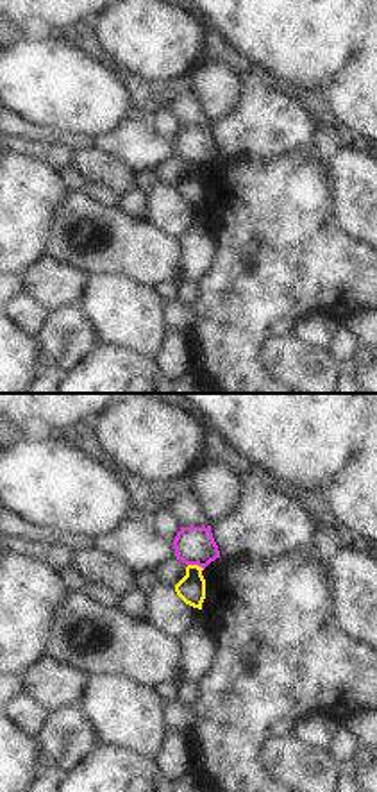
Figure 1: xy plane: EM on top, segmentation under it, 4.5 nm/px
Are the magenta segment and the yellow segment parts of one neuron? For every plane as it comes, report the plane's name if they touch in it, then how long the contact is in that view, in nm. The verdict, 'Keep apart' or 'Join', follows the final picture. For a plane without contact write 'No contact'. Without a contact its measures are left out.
Touches magenta in xy. Shared border 80 nm.

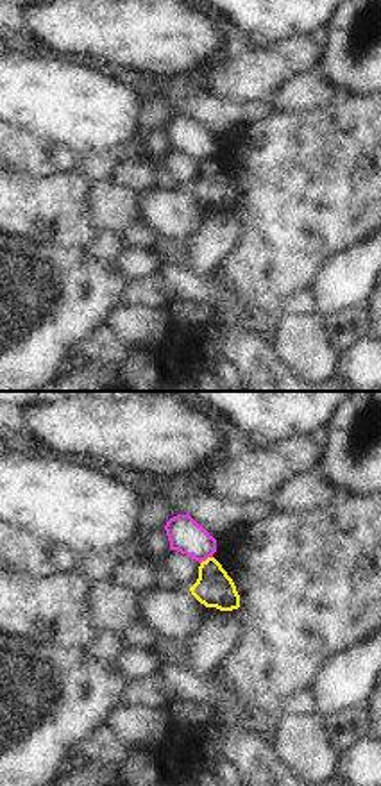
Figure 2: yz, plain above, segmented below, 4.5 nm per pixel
Touches magenta in yz. Shared border 70 nm.

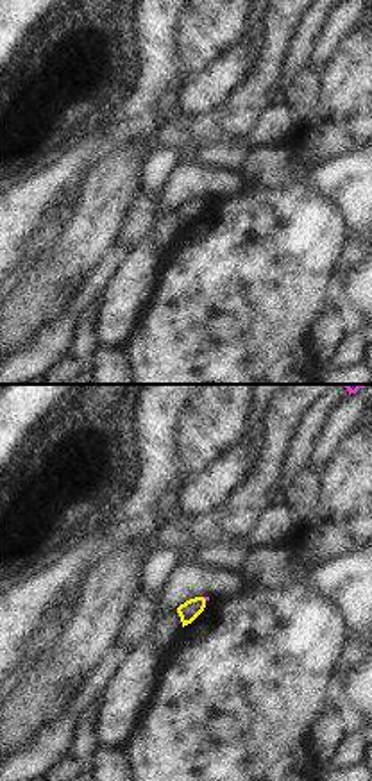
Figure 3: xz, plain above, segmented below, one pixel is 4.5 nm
No contact.

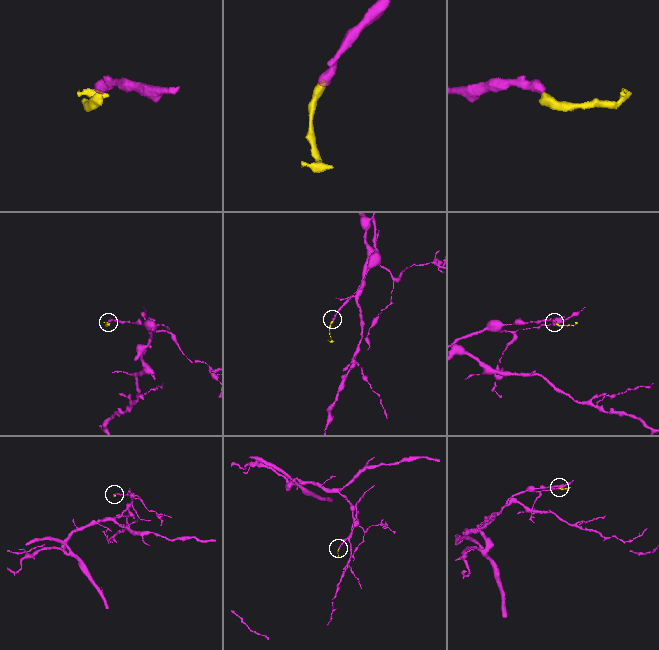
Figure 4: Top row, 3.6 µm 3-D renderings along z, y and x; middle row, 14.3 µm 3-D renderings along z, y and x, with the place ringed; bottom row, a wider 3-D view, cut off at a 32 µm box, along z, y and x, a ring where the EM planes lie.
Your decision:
Keep apart.

